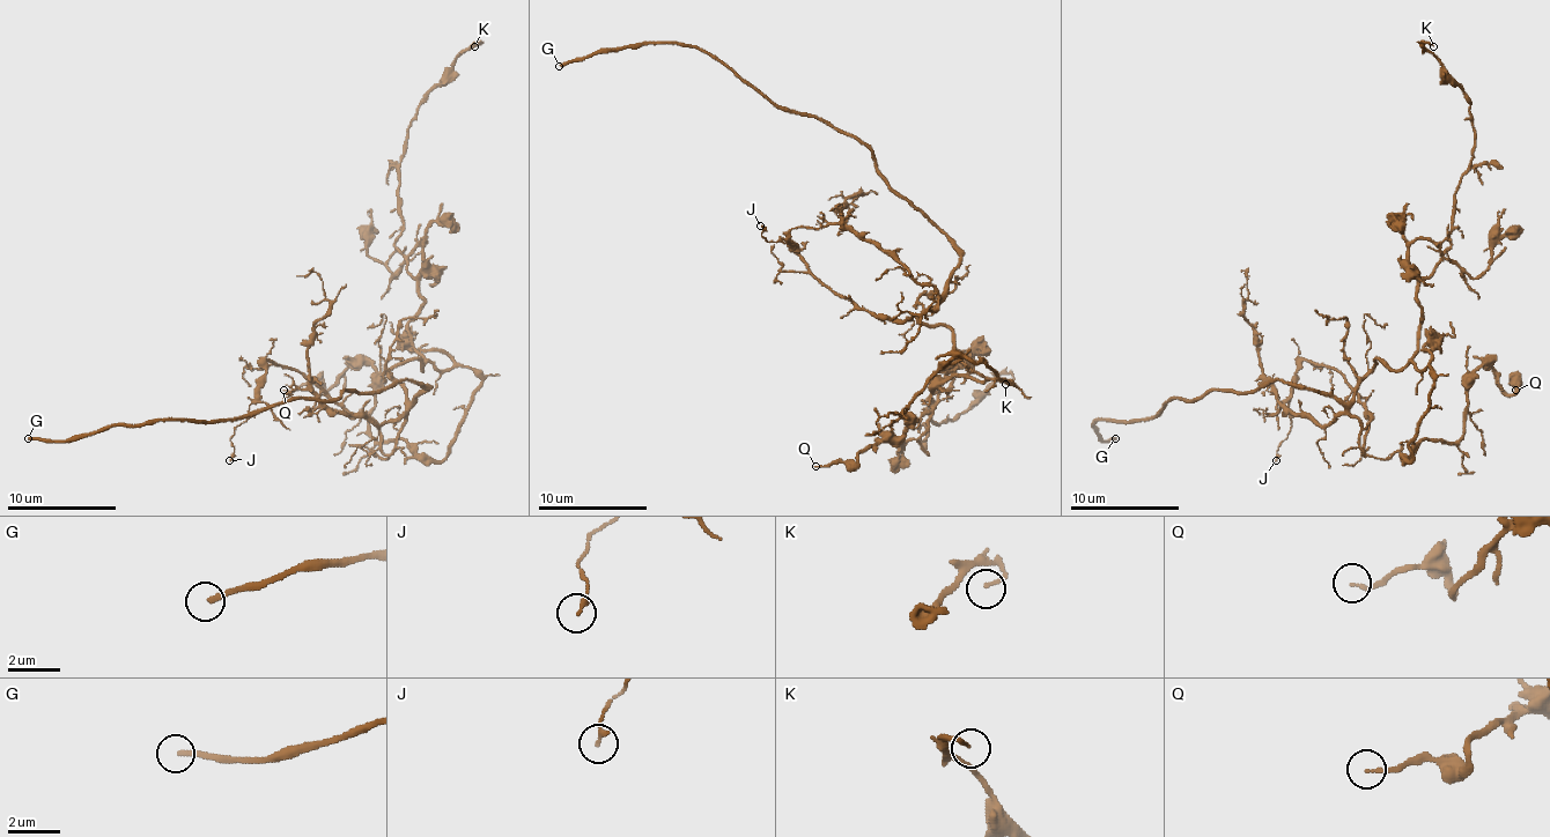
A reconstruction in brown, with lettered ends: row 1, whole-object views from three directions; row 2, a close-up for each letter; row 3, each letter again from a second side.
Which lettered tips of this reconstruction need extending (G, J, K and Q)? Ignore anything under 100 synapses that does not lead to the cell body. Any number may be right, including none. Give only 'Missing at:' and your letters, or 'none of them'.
Missing at: G

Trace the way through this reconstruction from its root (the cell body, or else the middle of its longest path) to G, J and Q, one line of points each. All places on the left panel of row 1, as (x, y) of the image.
G: (406, 394), (428, 390), (400, 378), (235, 420), (28, 438)
J: (406, 394), (388, 454), (370, 420), (267, 360), (229, 460)
Q: (406, 394), (390, 370), (412, 360), (480, 378), (442, 460), (370, 432), (370, 365), (324, 394), (283, 390)

